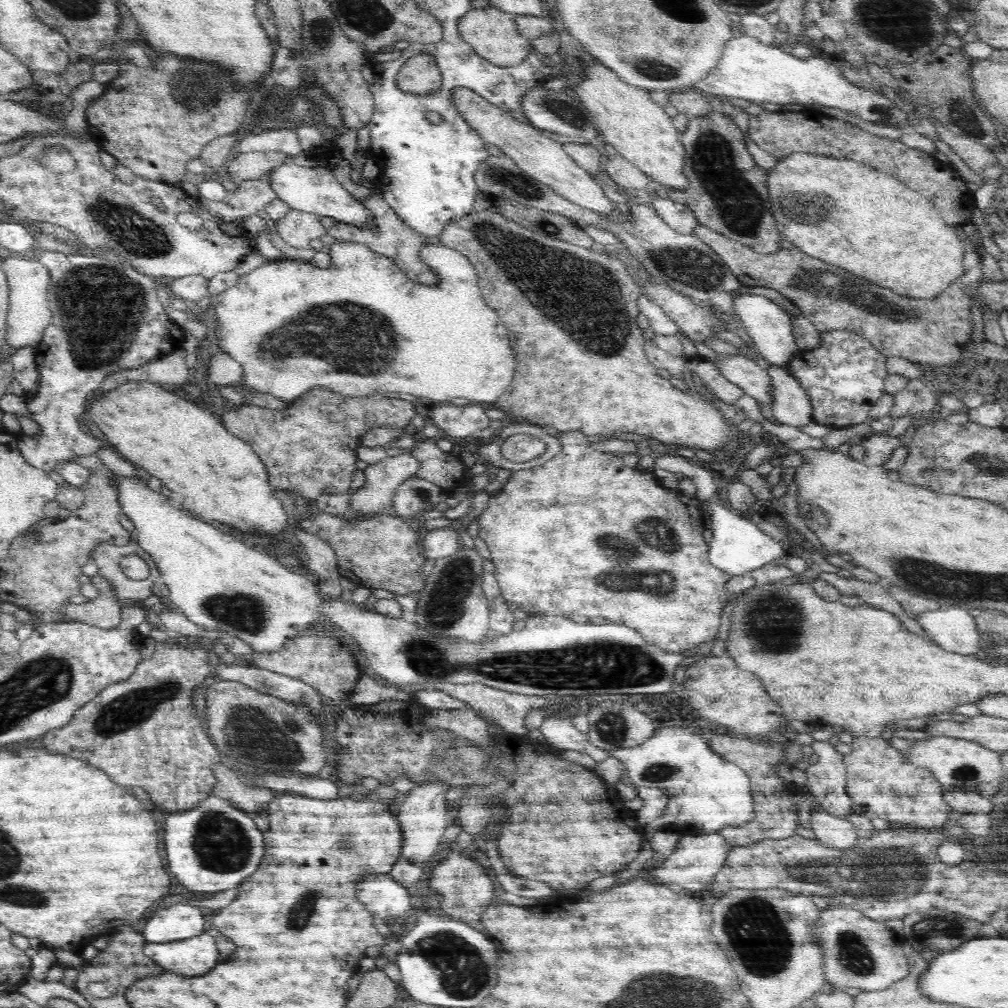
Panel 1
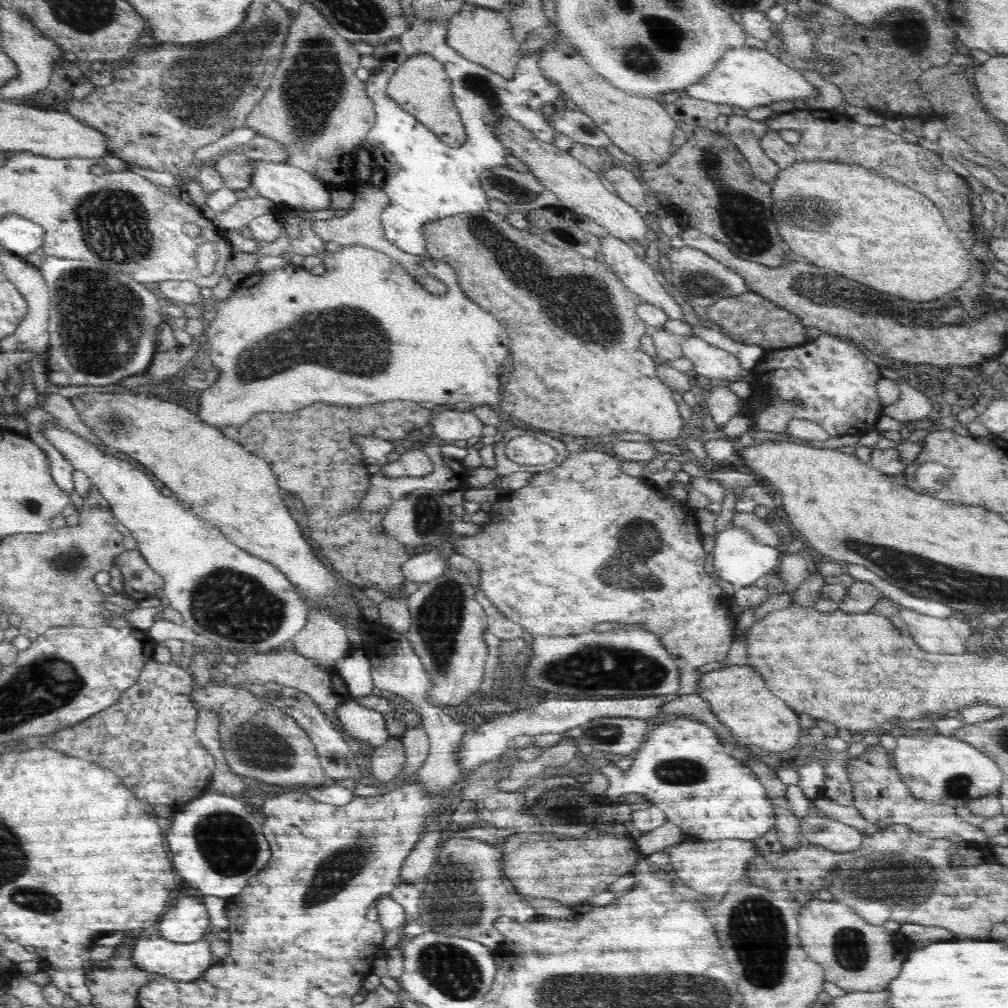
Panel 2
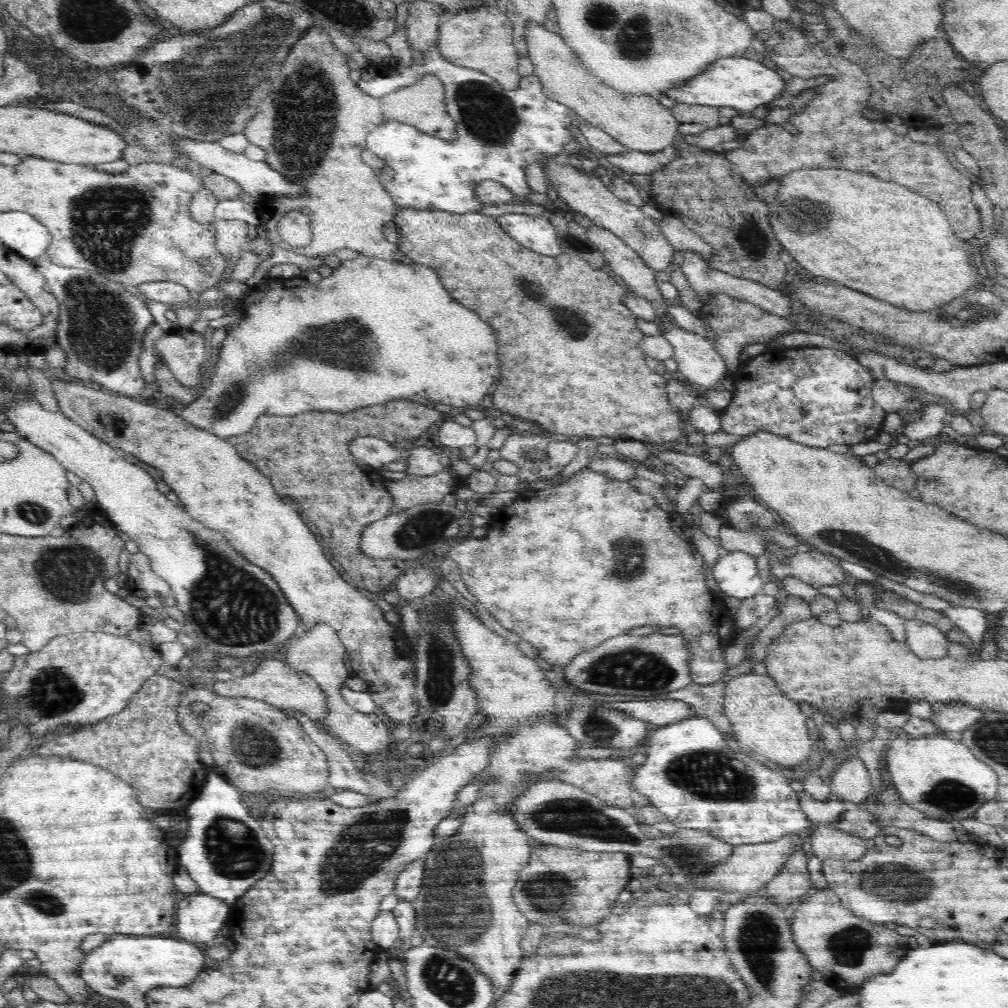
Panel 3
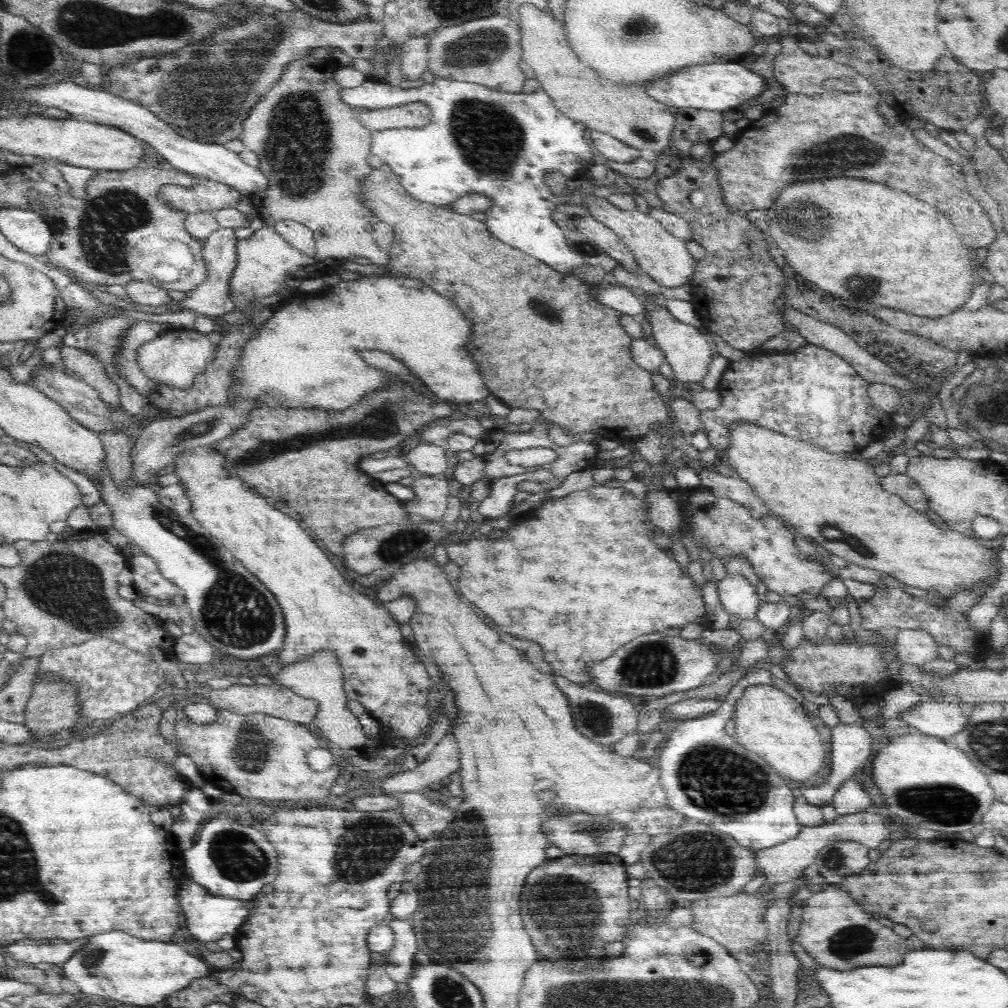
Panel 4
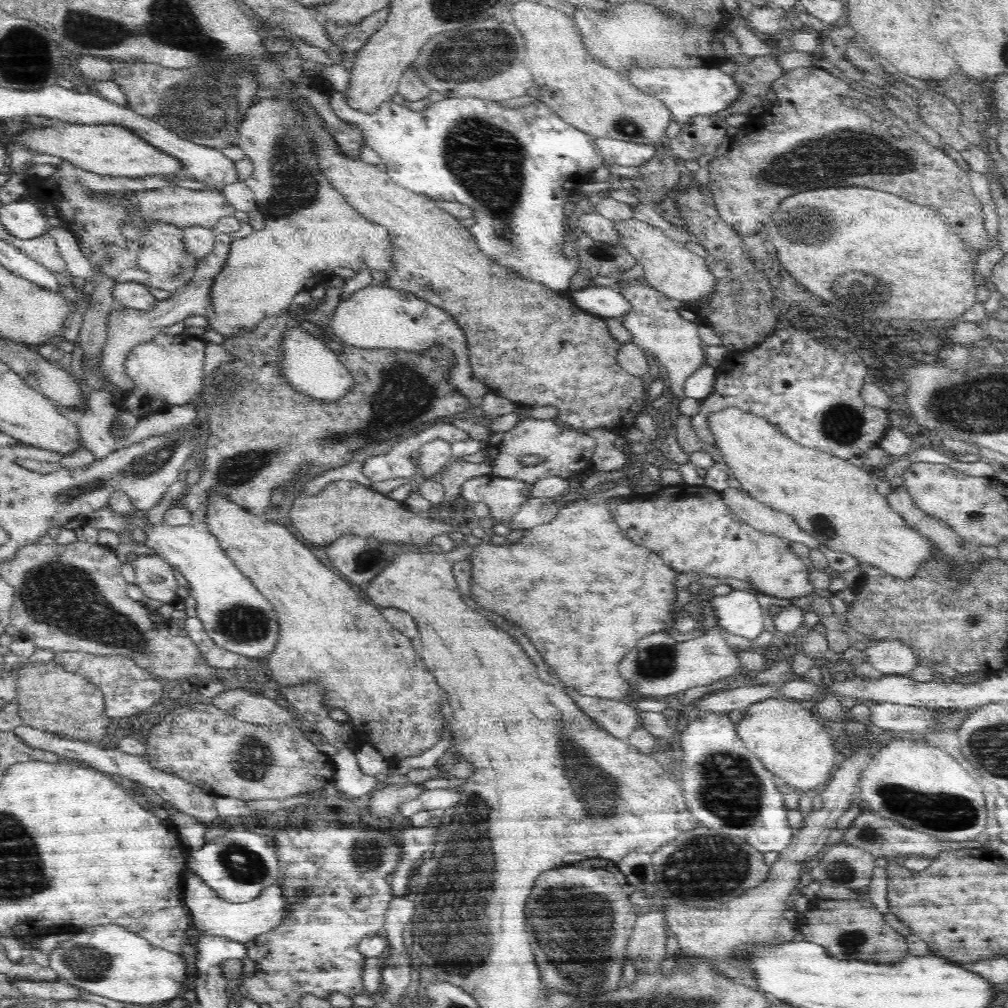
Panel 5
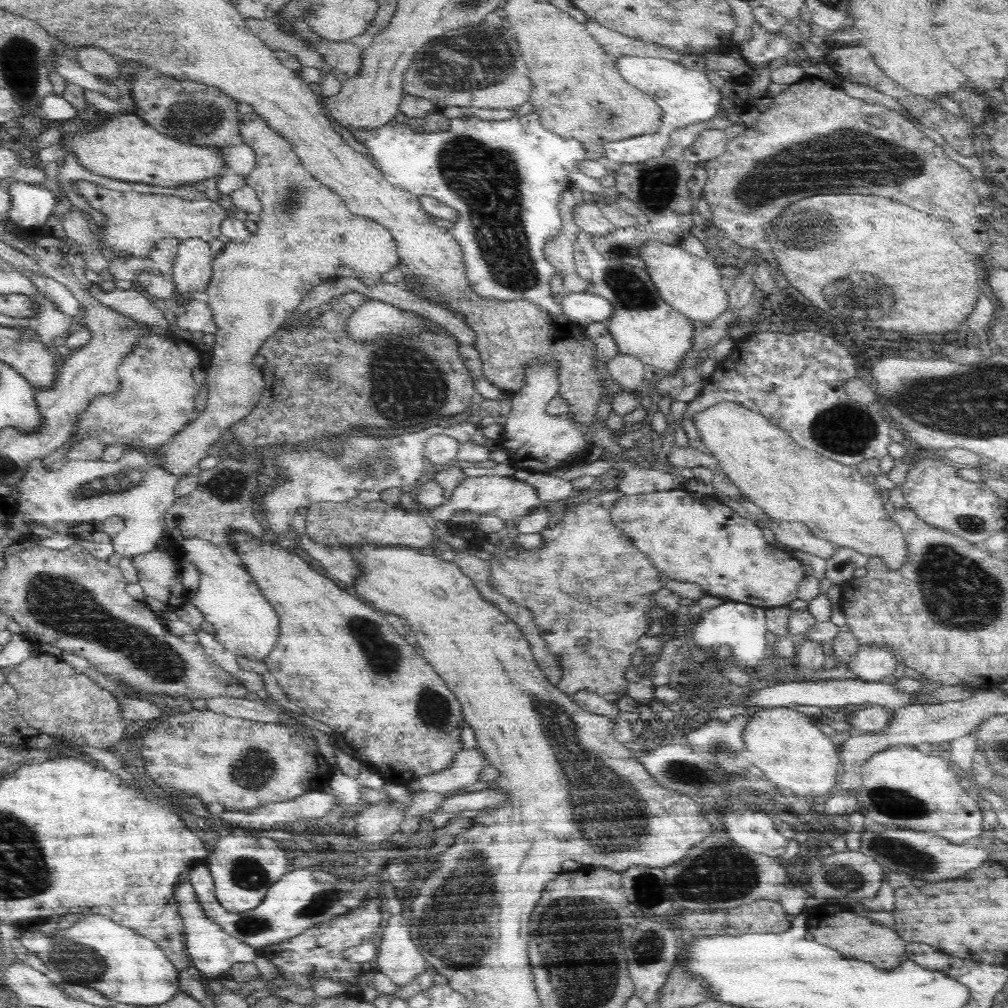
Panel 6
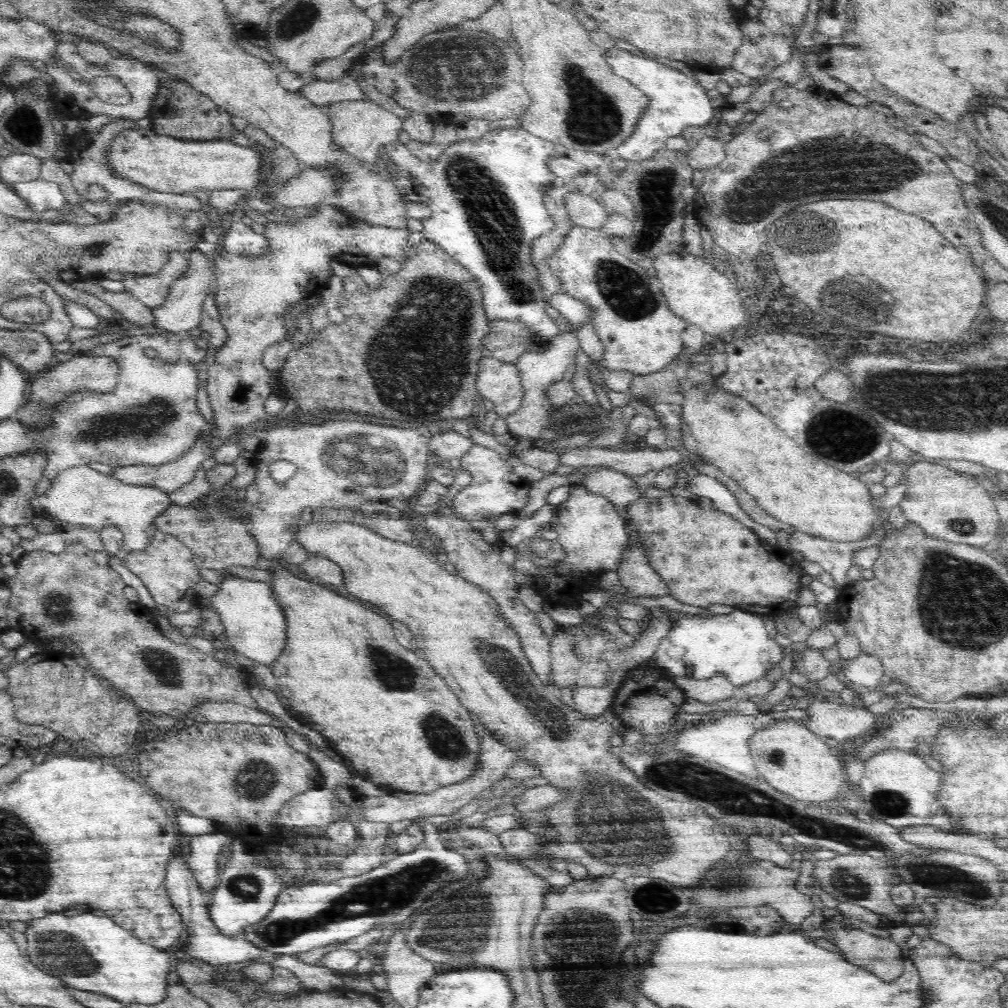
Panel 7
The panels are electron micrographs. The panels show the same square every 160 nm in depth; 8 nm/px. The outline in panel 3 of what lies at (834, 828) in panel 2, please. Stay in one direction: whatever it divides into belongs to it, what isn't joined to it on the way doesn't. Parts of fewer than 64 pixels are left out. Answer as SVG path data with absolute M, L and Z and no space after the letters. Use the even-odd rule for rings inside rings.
M824 823L813 824L813 854L822 860L860 860L867 850L865 841L848 832L832 829Z

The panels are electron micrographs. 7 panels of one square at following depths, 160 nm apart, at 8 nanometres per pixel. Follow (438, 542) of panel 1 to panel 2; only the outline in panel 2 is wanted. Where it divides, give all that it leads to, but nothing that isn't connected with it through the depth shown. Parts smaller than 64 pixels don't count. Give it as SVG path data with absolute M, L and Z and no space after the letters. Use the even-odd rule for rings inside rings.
M432 546L432 549L422 549L420 553L413 553L401 566L405 580L420 585L440 578L447 567L447 563L442 561L438 550L440 547Z

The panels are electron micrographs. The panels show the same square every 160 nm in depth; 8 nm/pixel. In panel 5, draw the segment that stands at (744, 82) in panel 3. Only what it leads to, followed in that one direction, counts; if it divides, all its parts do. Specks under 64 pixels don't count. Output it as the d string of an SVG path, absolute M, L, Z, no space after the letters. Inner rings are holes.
M718 66L696 68L630 68L627 79L642 92L661 100L680 125L688 124L692 116L713 115L730 106L740 94L736 81Z

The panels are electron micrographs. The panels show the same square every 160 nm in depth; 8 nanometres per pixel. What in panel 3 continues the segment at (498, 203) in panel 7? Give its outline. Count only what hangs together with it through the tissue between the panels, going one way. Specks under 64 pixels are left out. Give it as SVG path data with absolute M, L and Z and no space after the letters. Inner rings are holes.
M437 47L430 48L423 53L425 63L423 65L412 64L404 67L396 64L393 68L376 70L374 73L365 74L357 82L357 85L370 96L380 98L390 92L396 92L408 84L416 84L424 76L431 74L443 83L444 102L447 113L455 120L456 141L438 140L424 132L418 131L410 125L388 120L369 132L366 138L366 146L376 156L383 159L386 169L393 173L393 180L384 183L385 189L390 193L392 200L398 208L441 210L449 213L476 213L483 206L476 200L474 189L484 180L499 182L514 194L515 202L529 204L528 194L532 189L526 181L526 166L540 162L540 158L554 156L564 152L564 144L572 142L570 126L576 120L576 115L571 108L564 106L544 93L540 79L534 73L529 77L521 78L516 90L504 90L499 82L490 78L487 74L478 70L456 66L448 62ZM509 213L497 217L496 221L508 236L538 254L558 256L563 253L556 230L546 217Z

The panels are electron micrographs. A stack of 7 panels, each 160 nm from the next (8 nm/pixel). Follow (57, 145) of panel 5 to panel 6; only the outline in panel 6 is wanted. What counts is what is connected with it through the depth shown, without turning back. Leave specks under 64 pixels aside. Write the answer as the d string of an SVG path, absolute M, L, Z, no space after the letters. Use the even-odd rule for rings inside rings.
M134 112L120 114L105 122L99 129L80 135L62 134L62 144L73 152L80 165L90 172L126 182L154 184L154 186L182 186L219 178L228 166L222 151L208 146L190 146L160 134Z

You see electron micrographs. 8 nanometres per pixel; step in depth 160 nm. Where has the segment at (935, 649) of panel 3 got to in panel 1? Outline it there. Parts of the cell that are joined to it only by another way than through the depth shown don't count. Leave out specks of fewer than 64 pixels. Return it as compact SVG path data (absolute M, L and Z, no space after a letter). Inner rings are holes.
M947 605L917 617L920 632L946 652L971 655L978 650L980 640L974 618L966 607Z

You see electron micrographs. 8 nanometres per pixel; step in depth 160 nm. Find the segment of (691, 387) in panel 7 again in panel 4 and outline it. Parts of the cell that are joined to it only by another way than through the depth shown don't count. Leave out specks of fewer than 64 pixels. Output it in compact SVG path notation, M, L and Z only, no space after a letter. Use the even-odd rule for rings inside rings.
M752 423L733 424L728 436L729 445L722 453L723 461L750 484L772 514L790 522L800 536L811 540L823 553L836 554L846 562L885 572L889 579L898 580L915 593L932 591L952 596L961 590L971 589L981 580L992 580L999 575L1001 564L996 548L986 548L975 536L954 532L934 517L924 518L923 514L908 506L898 495L883 489L881 480L874 474L874 468L868 466L868 461L832 454L812 443Z

